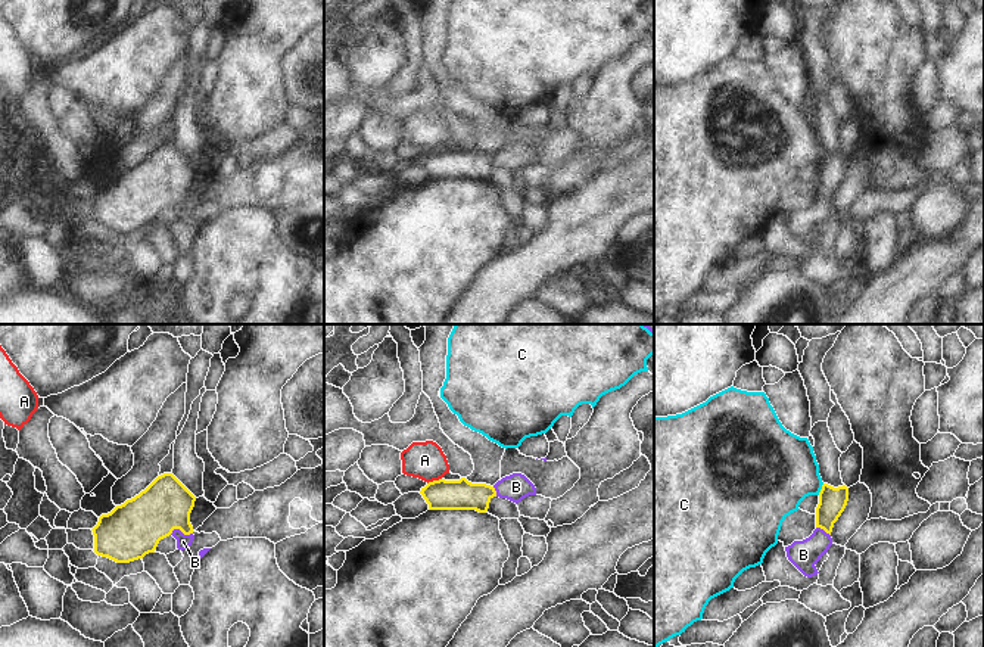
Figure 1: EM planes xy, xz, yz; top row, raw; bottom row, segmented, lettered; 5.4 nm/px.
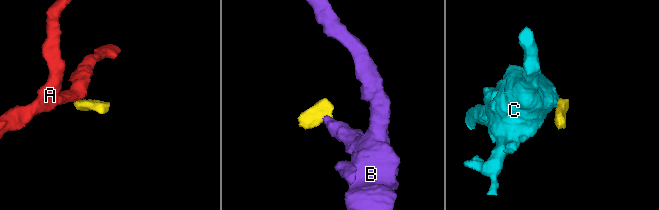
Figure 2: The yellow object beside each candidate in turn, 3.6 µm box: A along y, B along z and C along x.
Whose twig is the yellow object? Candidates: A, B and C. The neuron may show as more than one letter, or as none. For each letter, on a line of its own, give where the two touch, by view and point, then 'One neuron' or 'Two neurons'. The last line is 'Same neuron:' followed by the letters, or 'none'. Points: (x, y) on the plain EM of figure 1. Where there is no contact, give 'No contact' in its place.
A: Touches yellow at xz (433, 151). Two neurons
B: Touches yellow at xy (181, 201). One neuron
C: Touches yellow at yz (821, 159). Two neurons
Same neuron: B

